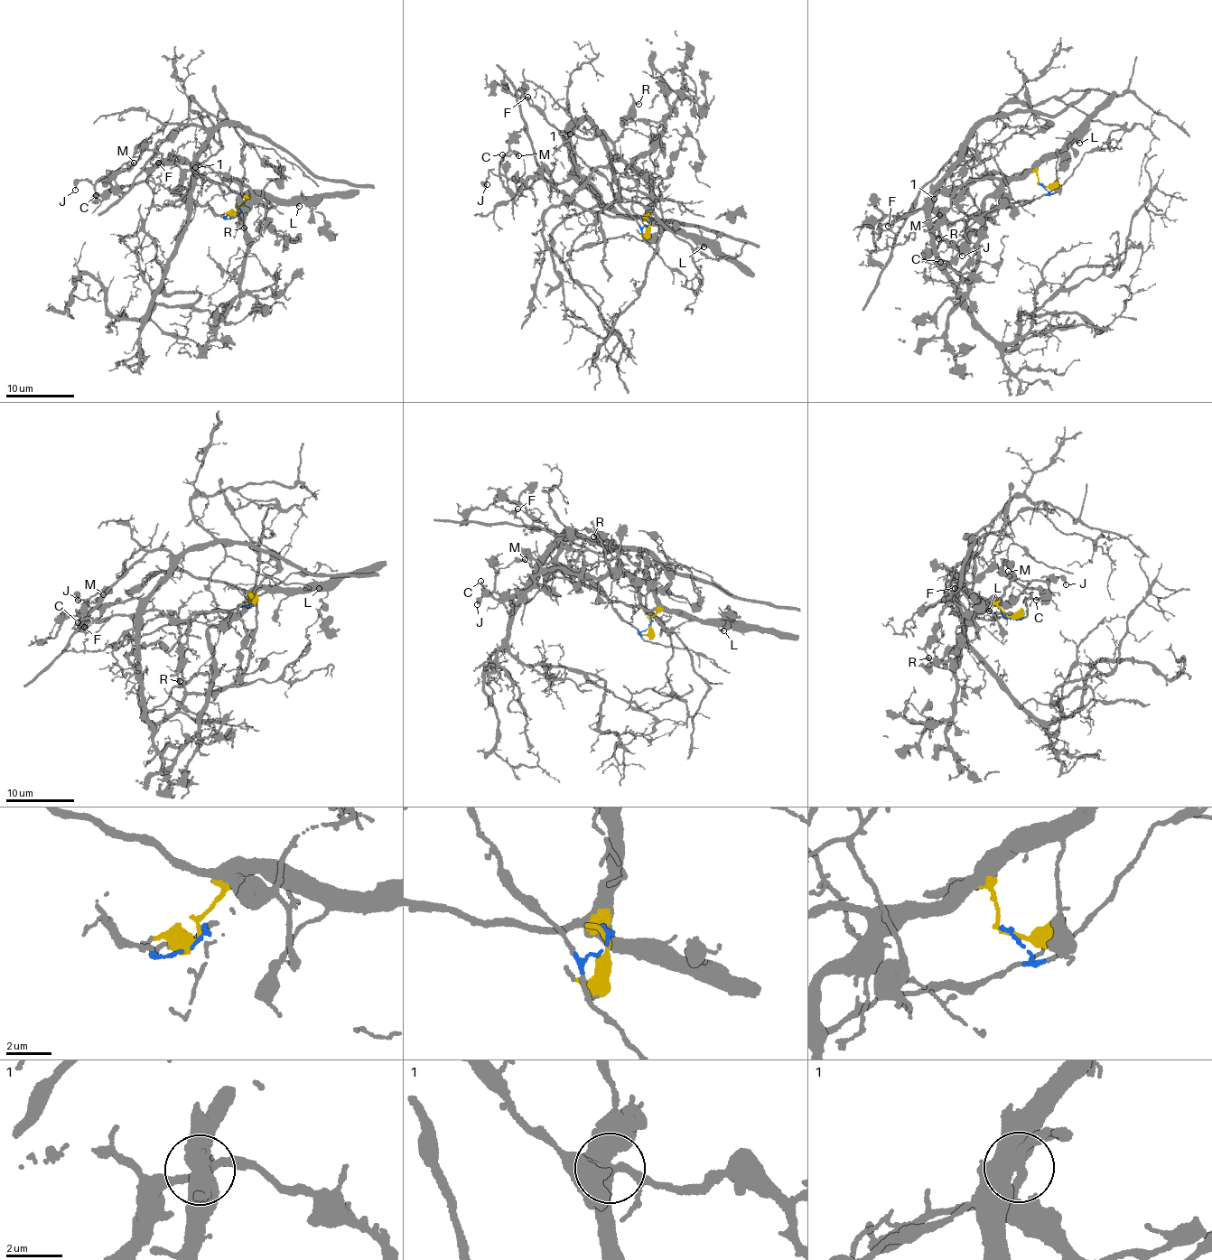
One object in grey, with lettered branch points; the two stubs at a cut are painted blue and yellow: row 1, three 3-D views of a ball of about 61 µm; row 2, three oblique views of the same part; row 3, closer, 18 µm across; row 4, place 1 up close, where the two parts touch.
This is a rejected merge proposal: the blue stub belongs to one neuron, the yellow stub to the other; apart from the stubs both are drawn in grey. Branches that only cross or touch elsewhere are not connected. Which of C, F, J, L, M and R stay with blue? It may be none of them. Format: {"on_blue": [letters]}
{"on_blue": []}

